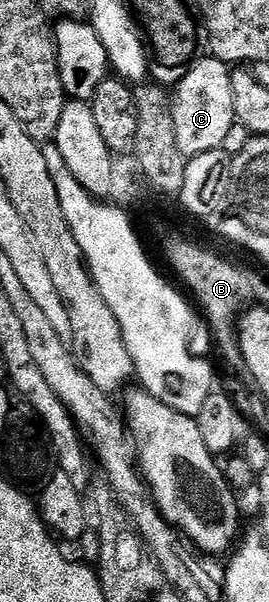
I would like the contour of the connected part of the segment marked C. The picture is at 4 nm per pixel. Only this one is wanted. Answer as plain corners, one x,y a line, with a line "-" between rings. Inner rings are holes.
210,55
196,58
195,64
184,72
172,94
171,114
176,132
177,147
190,159
222,148
233,127
232,70
226,62

